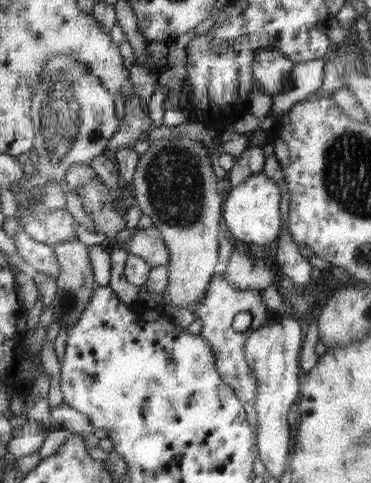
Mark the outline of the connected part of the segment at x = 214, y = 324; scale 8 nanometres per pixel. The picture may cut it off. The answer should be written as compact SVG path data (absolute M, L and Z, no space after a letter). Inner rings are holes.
M216 276L216 279L212 279L211 284L208 286L205 298L197 305L194 315L196 315L196 319L200 318L202 320L200 337L204 337L208 344L212 346L217 361L217 369L222 380L228 383L236 396L239 396L240 400L243 401L243 406L246 407L247 419L252 427L258 427L256 426L256 410L254 410L256 380L255 374L252 373L247 364L246 342L253 330L264 325L271 318L270 309L263 304L260 290L239 290L239 288L236 288L236 284L232 284L228 278ZM240 312L249 312L252 316L252 322L248 329L236 332L233 328L233 320L234 316Z

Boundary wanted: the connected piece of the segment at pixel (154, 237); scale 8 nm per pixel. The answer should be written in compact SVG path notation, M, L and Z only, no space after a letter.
M154 226L136 232L128 240L126 248L129 254L142 258L151 268L167 267L169 264L169 251Z

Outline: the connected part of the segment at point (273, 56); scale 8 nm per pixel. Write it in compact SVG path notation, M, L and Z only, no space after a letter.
M264 48L256 50L254 60L256 87L272 96L284 92L290 82L290 70L294 68L295 63L276 50L264 50Z

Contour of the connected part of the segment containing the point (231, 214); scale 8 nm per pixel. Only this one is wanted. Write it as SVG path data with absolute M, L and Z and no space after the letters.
M264 172L250 175L242 183L227 190L223 206L224 224L228 234L237 243L268 245L279 239L282 217L280 217L280 184L270 179Z

